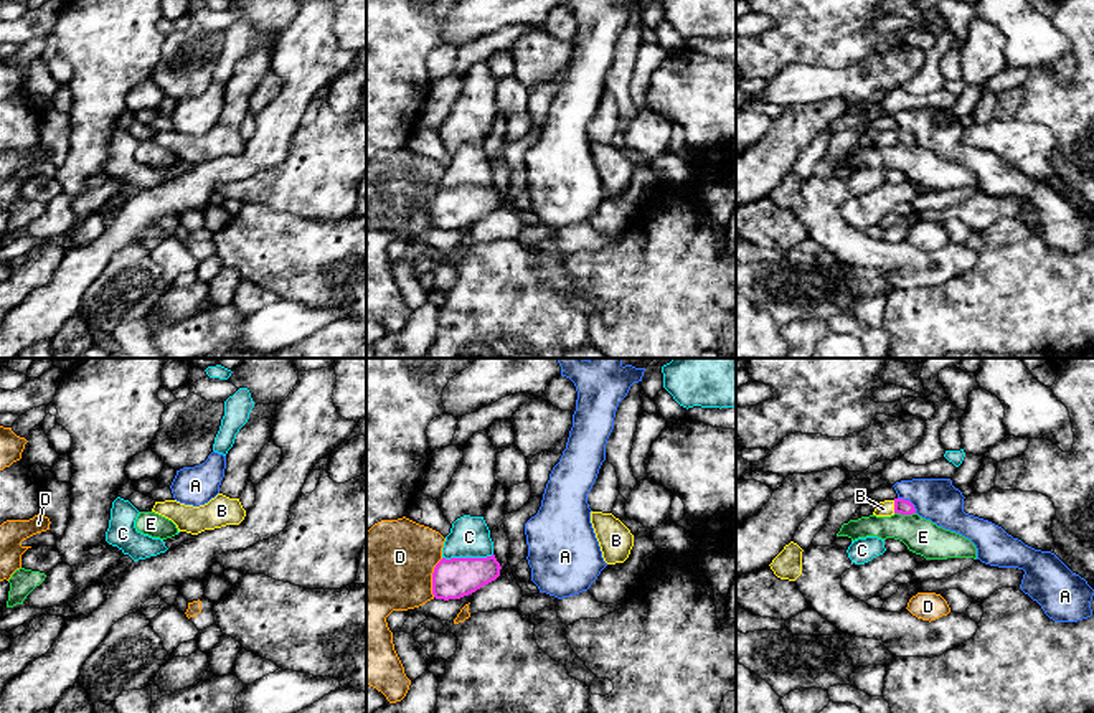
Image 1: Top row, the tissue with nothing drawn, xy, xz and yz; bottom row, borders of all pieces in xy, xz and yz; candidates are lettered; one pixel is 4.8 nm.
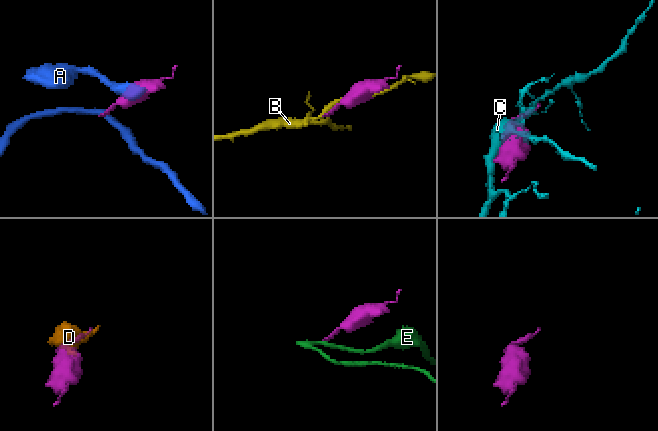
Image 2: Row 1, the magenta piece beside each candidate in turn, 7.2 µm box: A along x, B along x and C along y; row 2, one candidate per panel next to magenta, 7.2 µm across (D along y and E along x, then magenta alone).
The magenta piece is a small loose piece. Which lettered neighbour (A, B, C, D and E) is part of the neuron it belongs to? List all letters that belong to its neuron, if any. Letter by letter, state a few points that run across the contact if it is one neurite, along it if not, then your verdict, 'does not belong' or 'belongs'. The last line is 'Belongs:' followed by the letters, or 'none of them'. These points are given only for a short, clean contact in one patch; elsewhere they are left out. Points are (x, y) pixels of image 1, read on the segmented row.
A: yz (898, 497), (906, 499), (916, 512) | does not belong
B: yz (905, 507), (895, 507), (883, 509) | belongs
C: does not belong
D: does not belong
E: yz (895, 512), (914, 514) | does not belong
Belongs: B

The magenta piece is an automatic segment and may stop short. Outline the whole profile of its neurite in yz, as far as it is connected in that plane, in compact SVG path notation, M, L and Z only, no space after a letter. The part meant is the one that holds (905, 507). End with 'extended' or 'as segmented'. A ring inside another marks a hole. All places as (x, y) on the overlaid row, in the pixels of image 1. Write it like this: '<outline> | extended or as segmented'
M904 498L884 500L879 502L873 512L876 517L891 517L894 513L912 515L916 513L914 505Z | extended

